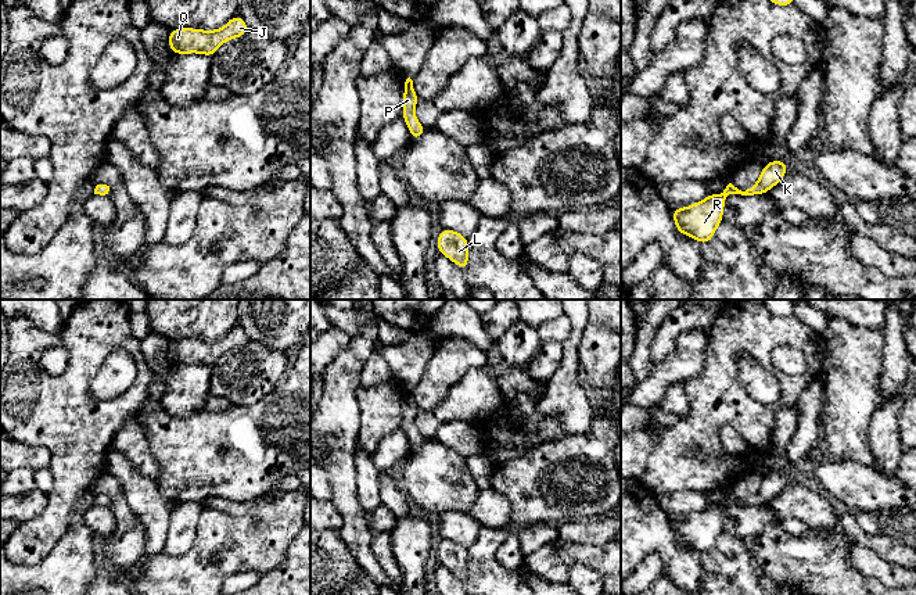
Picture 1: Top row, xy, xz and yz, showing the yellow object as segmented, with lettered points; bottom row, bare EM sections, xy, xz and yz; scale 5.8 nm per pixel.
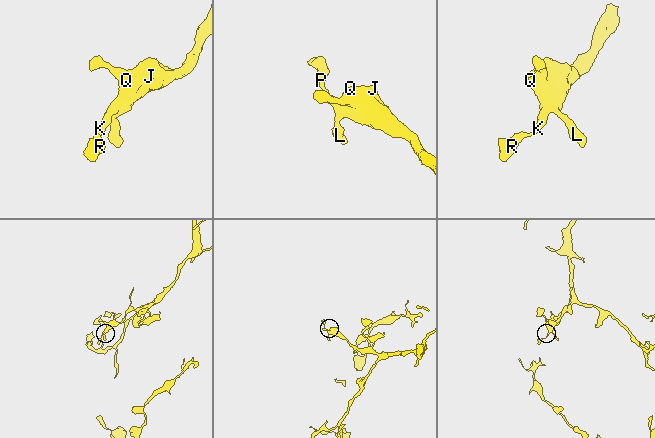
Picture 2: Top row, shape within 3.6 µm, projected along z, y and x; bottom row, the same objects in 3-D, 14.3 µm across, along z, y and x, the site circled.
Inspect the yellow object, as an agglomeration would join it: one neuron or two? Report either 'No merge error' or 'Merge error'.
No merge error

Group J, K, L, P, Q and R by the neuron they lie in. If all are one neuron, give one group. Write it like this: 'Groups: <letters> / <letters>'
Groups: J K L P Q R

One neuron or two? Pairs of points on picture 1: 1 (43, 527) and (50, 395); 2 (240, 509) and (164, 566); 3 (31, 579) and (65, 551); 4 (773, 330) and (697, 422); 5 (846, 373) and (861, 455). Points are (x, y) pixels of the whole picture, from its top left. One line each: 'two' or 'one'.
1: one
2: two
3: one
4: one
5: one

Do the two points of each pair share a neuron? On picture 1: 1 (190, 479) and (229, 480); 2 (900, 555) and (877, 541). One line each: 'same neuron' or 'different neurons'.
1: same neuron
2: same neuron

